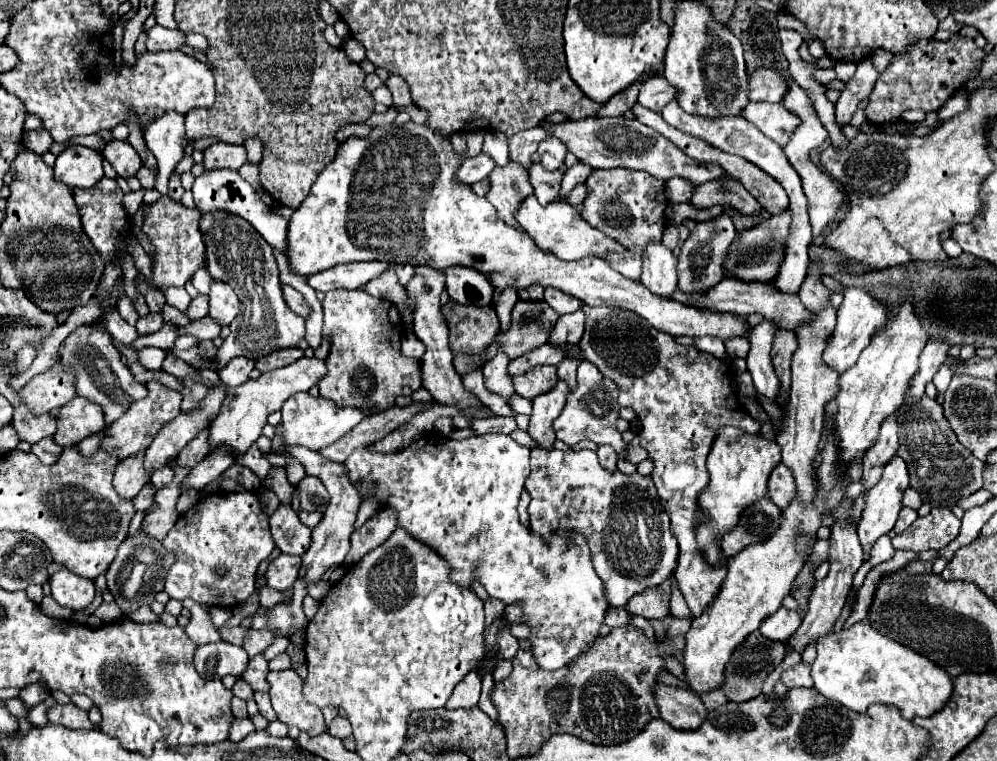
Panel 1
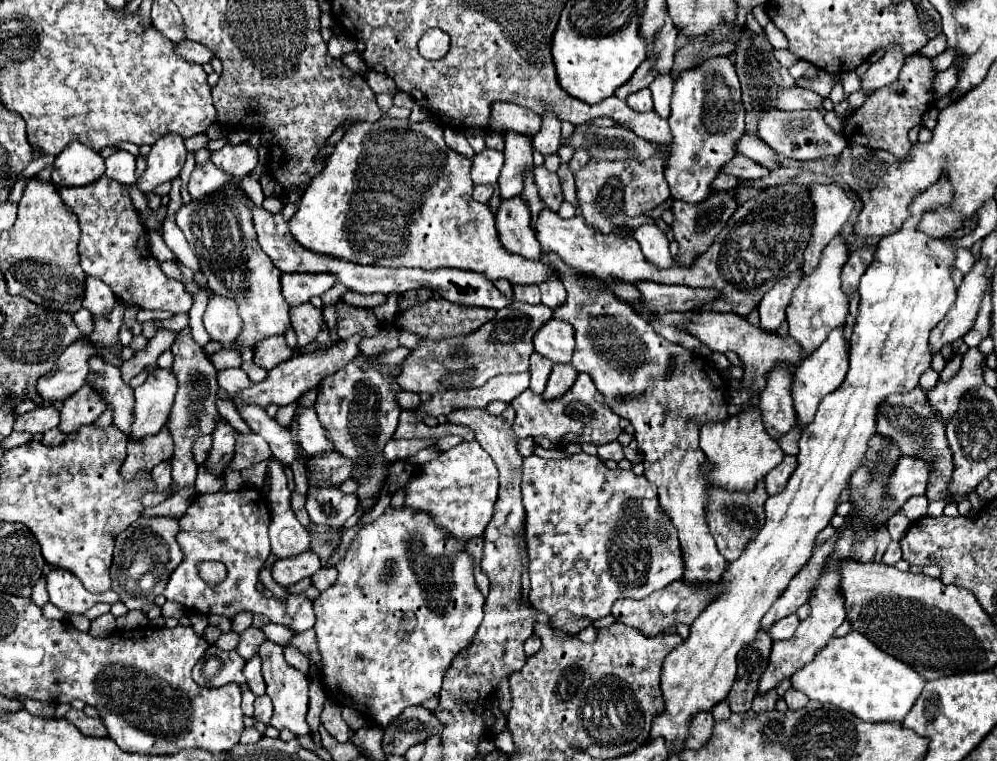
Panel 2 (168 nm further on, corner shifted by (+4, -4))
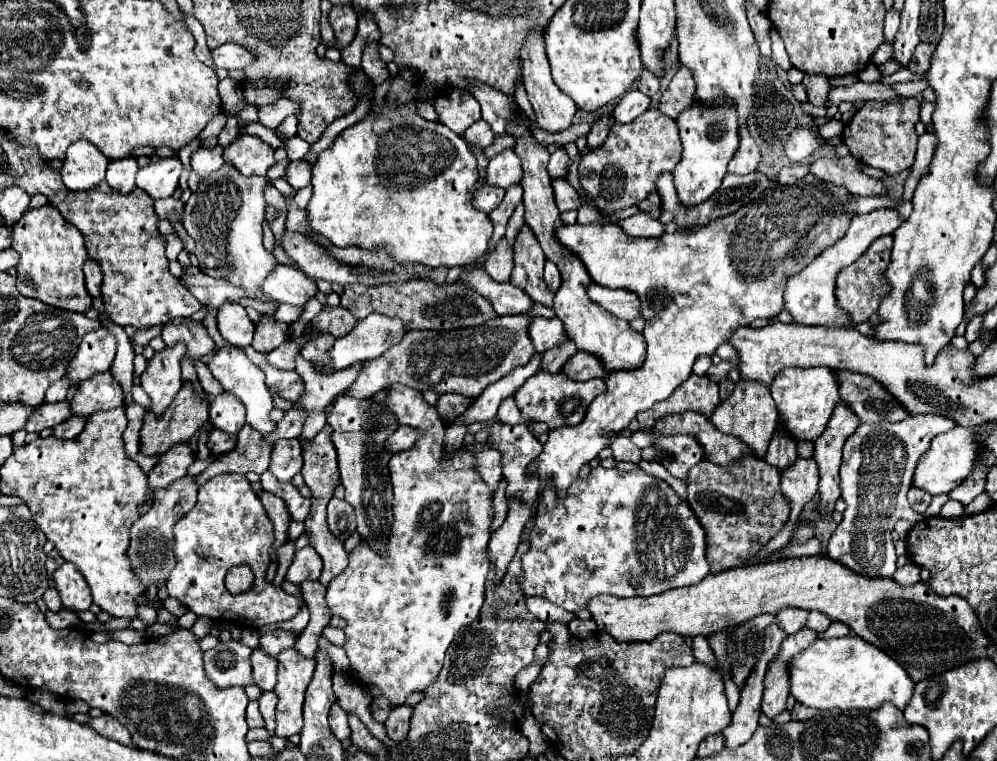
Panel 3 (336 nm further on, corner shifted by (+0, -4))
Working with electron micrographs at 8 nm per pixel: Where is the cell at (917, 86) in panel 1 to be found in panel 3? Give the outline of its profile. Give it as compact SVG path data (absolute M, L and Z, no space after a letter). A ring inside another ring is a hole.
M901 98L897 102L879 102L869 100L861 110L855 112L851 122L843 130L843 142L847 144L853 158L859 162L883 168L887 174L899 174L913 166L915 148L917 148L917 132L915 124L919 122L921 102L917 98Z

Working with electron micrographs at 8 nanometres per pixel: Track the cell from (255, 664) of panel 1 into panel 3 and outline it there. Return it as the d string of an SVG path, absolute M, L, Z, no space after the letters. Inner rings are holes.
M259 648L253 650L251 654L251 664L253 664L253 680L255 684L265 692L273 690L277 682L277 660L261 652Z

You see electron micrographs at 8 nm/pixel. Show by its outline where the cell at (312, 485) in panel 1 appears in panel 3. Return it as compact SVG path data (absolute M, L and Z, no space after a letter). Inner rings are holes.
M331 498L327 504L327 524L329 530L341 538L347 540L351 532L355 532L355 510L351 504L339 498Z

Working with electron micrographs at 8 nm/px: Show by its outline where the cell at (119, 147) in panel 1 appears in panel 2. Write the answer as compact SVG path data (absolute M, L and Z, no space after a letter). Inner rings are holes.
M119 150L115 154L111 154L107 160L105 160L105 176L111 178L111 180L117 180L125 186L133 186L135 184L135 156L125 152L125 150Z

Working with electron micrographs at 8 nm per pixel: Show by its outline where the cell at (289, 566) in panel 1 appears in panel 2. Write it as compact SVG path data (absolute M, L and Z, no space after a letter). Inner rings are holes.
M307 550L303 554L297 554L295 558L277 560L273 564L273 578L277 584L287 588L287 586L291 586L303 578L313 576L319 568L321 568L319 558L311 550Z

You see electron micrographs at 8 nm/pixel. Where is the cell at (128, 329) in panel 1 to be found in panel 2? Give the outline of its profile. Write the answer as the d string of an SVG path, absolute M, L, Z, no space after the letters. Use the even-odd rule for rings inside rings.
M87 278L85 282L85 298L83 298L83 306L93 314L93 316L101 316L101 314L109 314L113 304L115 304L115 294L109 290L109 286L105 282L101 282L99 278Z

